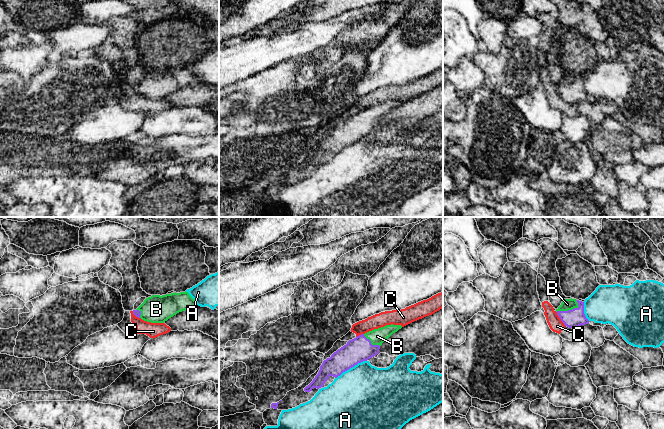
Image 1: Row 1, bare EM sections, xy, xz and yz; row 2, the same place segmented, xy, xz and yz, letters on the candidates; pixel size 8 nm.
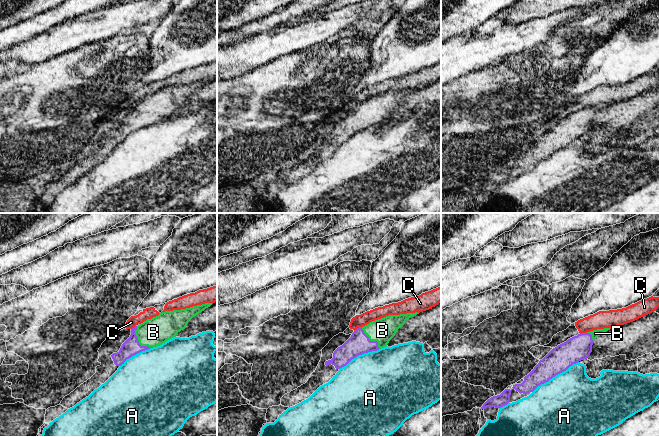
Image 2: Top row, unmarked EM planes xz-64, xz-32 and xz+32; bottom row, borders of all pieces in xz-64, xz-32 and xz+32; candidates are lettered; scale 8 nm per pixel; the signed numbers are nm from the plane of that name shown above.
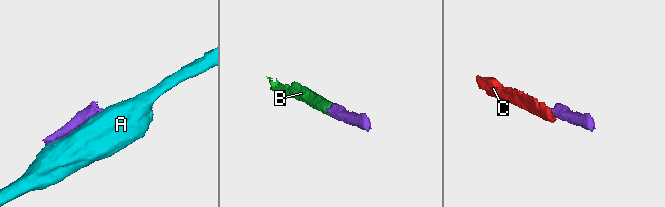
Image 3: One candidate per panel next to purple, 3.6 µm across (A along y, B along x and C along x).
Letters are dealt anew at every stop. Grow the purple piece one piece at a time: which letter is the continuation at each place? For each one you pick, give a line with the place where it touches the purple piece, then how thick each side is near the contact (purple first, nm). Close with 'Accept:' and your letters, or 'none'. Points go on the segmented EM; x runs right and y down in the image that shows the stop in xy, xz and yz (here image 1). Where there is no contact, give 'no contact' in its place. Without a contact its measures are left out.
B: yz (568, 310) | 150/100 nm
Accept: B

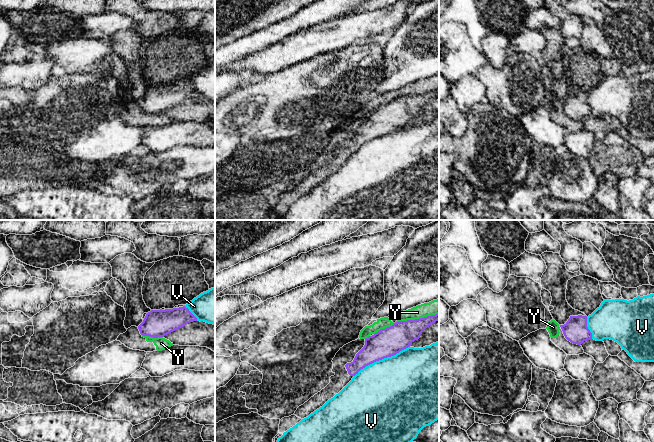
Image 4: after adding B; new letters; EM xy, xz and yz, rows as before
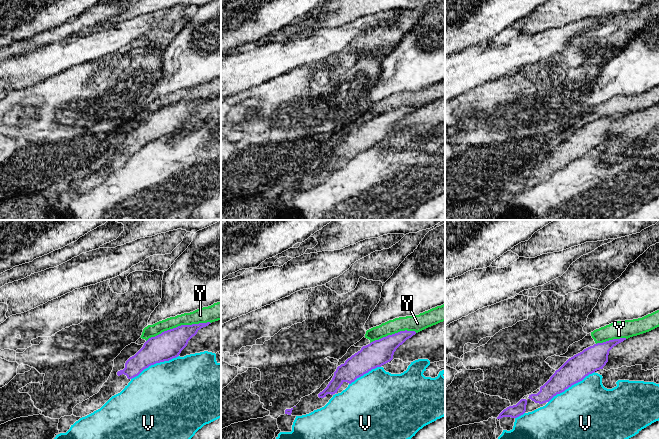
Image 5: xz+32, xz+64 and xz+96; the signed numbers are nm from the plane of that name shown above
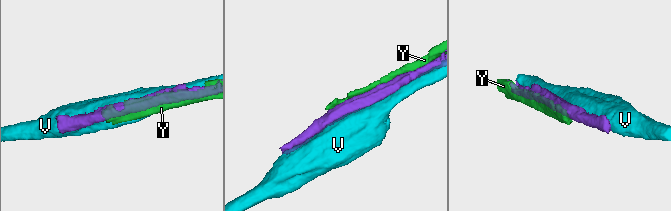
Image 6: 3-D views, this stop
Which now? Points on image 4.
Accept: none

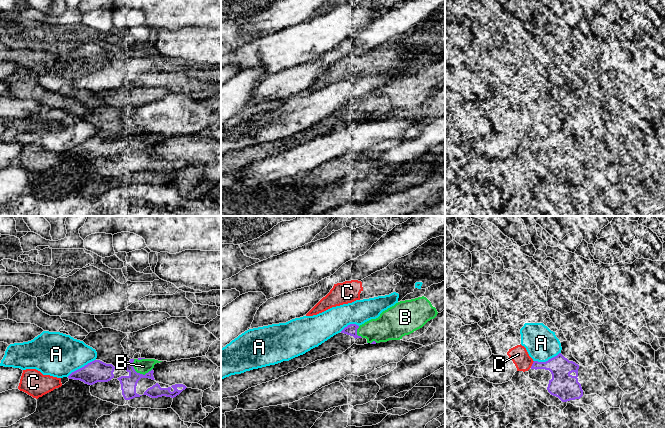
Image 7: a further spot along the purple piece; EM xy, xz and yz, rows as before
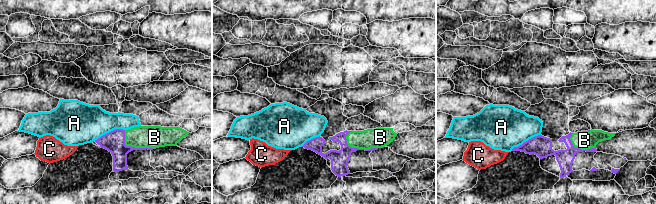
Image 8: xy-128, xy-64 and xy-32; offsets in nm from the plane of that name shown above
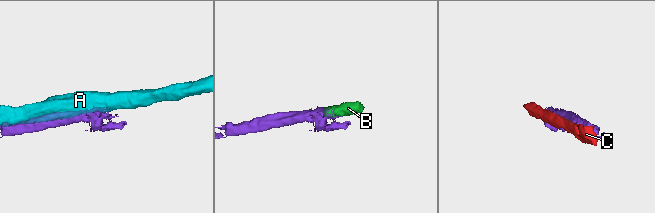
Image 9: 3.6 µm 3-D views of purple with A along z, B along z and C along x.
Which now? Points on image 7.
B: xy (138, 373) | 130/120 nm
Accept: B

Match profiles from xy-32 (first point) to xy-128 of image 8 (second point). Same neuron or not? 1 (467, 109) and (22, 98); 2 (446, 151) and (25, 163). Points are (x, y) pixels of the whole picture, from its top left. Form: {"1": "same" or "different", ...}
{"1": "same", "2": "different"}

